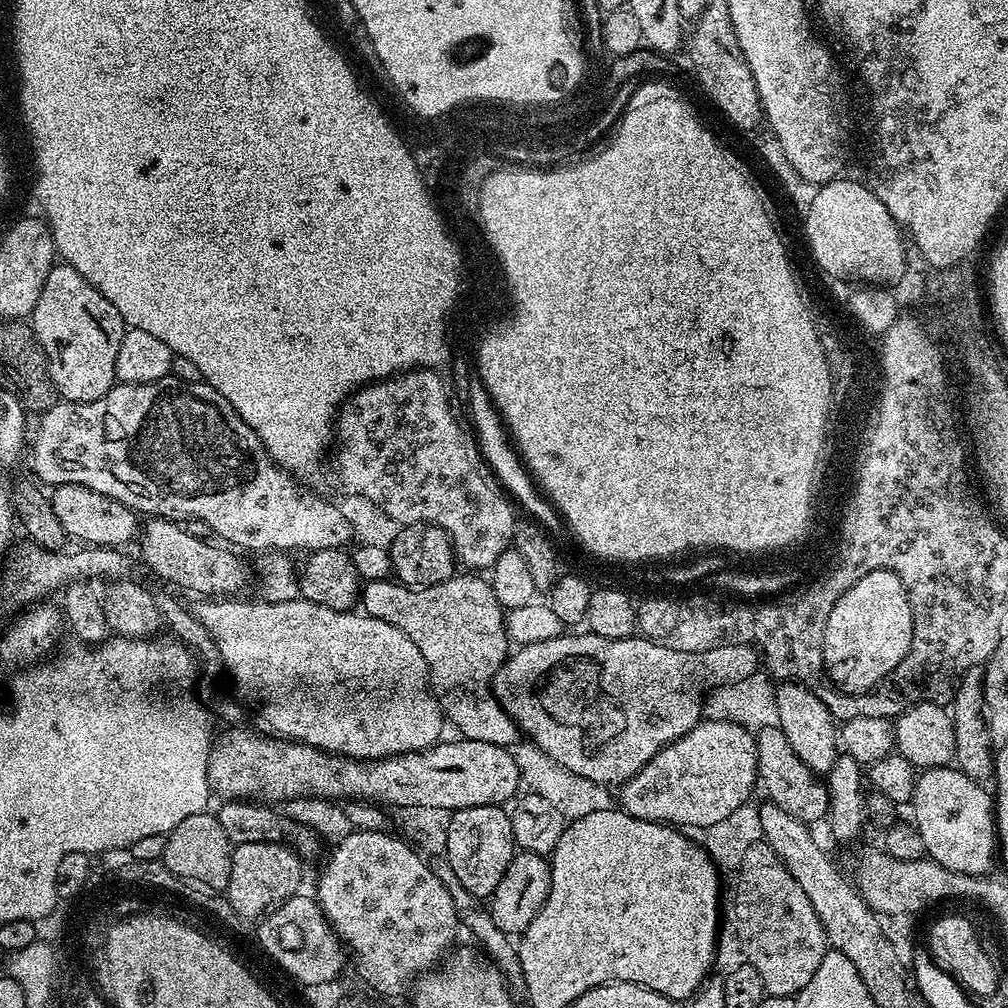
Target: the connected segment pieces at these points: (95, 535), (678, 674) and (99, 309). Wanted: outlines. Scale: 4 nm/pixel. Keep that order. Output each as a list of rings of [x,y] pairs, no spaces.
[[[81,484],[58,485],[51,489],[50,499],[62,530],[73,541],[84,540],[80,542],[88,546],[120,548],[137,539],[137,513],[114,498],[106,498],[106,494],[98,494],[98,490],[90,490]]]
[[[565,634],[558,638],[550,638],[550,642],[534,642],[524,647],[517,647],[505,660],[504,665],[498,669],[492,679],[492,693],[496,701],[506,710],[506,714],[515,720],[517,728],[531,743],[540,747],[542,751],[553,759],[558,766],[565,767],[582,778],[605,786],[619,786],[624,781],[634,778],[654,754],[658,754],[673,740],[682,738],[689,730],[699,724],[702,719],[702,677],[698,667],[698,656],[695,652],[683,652],[675,646],[667,648],[667,643],[649,640],[639,634],[626,638],[602,638],[585,634],[585,636],[571,636]]]
[[[60,262],[46,274],[42,294],[38,294],[36,332],[44,340],[47,356],[52,356],[52,377],[64,396],[94,402],[112,389],[116,379],[118,346],[126,325],[118,310],[78,270]]]

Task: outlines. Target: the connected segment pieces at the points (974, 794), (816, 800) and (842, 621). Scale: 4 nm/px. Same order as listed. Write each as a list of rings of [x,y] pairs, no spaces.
[[[955,766],[926,768],[916,777],[911,819],[924,843],[927,859],[967,876],[988,876],[998,856],[994,796]]]
[[[761,727],[755,733],[756,738],[756,770],[758,773],[759,783],[764,784],[764,788],[768,791],[767,799],[771,803],[777,804],[782,810],[786,810],[786,814],[794,814],[794,818],[803,820],[805,824],[815,825],[815,820],[822,821],[829,815],[828,804],[828,785],[817,773],[810,770],[810,766],[806,766],[806,762],[802,762],[802,758],[798,758],[798,754],[794,754],[794,746],[790,746],[790,742],[786,742],[786,734],[780,727],[770,728]]]
[[[872,570],[835,602],[825,626],[824,672],[839,691],[862,696],[883,685],[910,650],[912,607],[906,586],[890,570]]]

